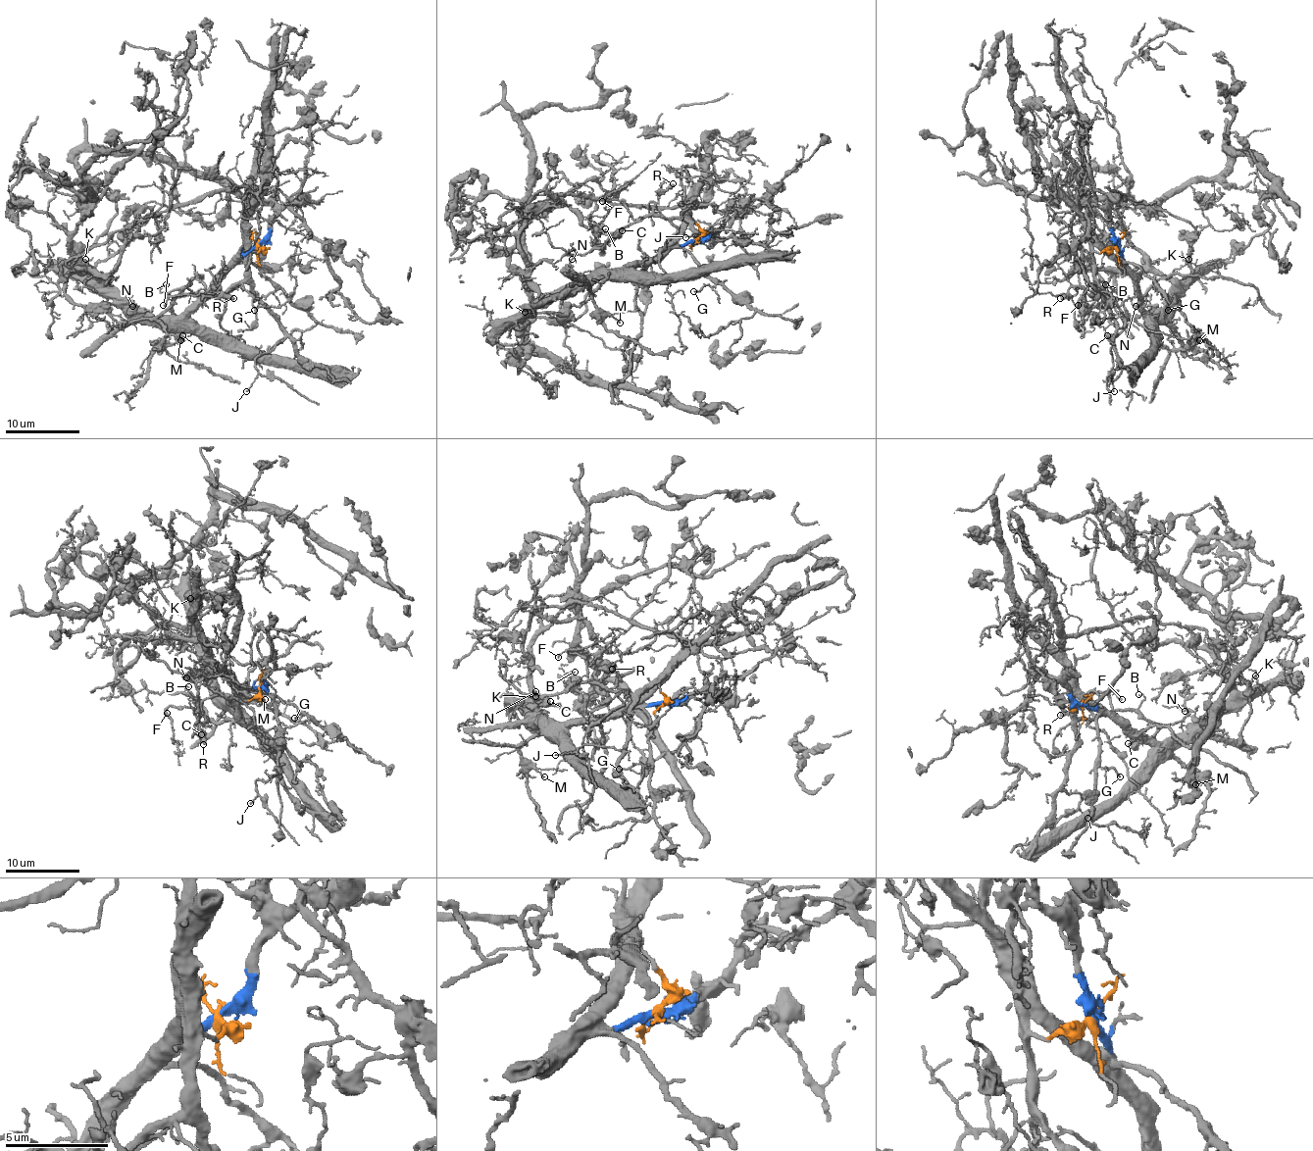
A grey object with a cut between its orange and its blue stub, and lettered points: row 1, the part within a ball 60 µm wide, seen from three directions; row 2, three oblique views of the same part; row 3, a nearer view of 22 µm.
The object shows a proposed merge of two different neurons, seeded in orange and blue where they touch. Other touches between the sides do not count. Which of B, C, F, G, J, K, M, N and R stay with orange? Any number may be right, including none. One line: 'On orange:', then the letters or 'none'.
On orange: B, C, F, J, R

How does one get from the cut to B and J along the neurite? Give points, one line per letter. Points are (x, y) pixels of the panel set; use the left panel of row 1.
B: (258, 245), (262, 248), (250, 254), (248, 273), (223, 293), (185, 293), (171, 297), (161, 289), (167, 283)
J: (258, 245), (262, 248), (250, 254), (248, 282), (278, 323), (283, 337), (256, 358), (258, 376), (246, 391)

